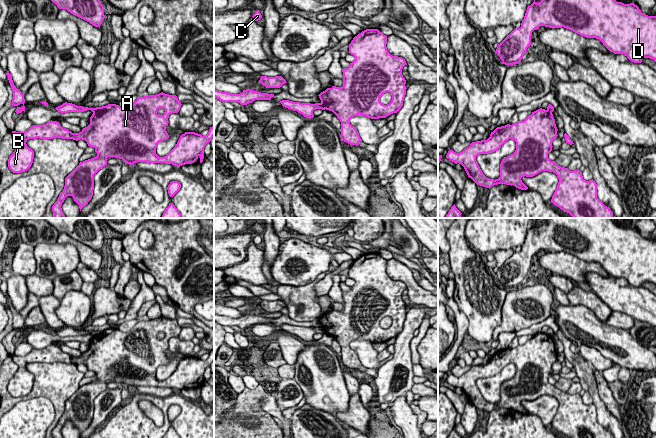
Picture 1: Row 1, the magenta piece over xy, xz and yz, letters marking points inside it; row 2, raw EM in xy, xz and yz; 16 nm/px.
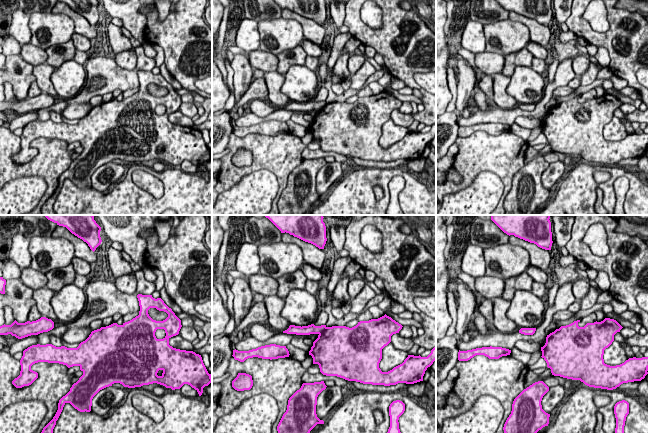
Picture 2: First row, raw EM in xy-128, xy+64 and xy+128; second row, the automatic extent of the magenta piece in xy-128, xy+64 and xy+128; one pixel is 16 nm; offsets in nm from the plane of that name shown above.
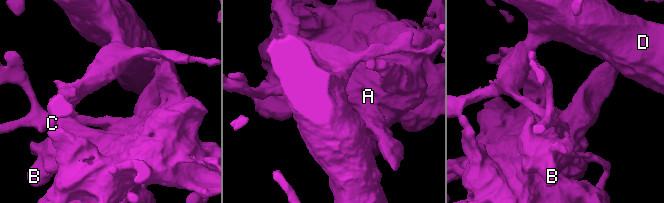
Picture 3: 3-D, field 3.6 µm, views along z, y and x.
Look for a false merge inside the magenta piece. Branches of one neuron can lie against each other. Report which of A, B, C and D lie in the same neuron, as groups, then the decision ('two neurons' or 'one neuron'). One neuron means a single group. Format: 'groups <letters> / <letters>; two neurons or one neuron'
groups A B C / D; two neurons

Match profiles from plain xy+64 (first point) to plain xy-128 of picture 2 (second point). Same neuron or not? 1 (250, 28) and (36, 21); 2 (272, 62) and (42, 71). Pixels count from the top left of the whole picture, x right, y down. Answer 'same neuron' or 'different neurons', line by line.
1: different neurons
2: different neurons

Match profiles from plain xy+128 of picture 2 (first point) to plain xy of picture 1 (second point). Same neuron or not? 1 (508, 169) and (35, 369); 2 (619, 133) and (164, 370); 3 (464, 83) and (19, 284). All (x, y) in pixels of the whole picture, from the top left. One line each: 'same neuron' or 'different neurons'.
1: same neuron
2: same neuron
3: same neuron

